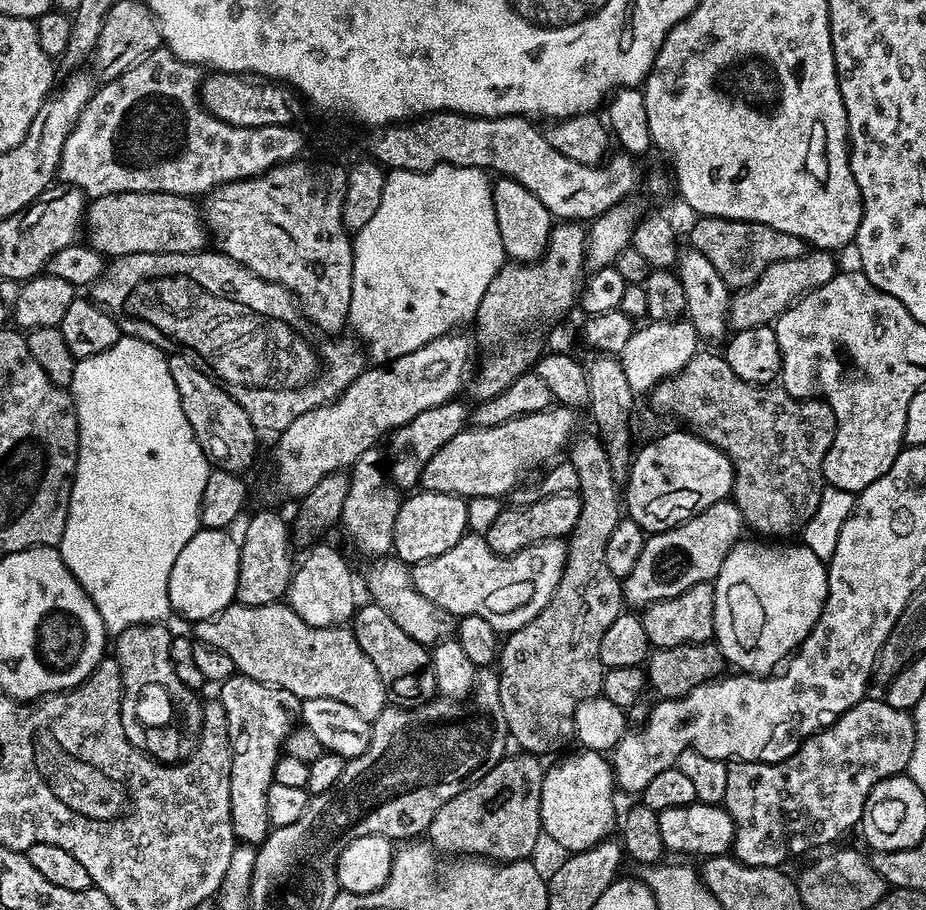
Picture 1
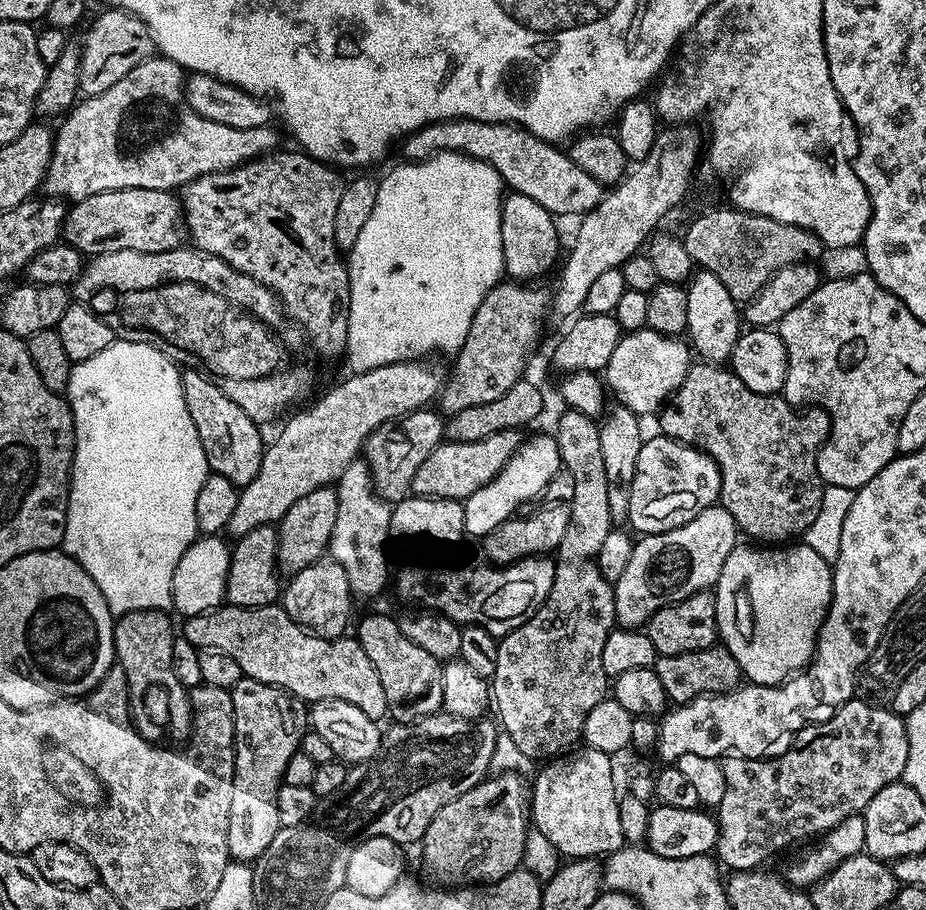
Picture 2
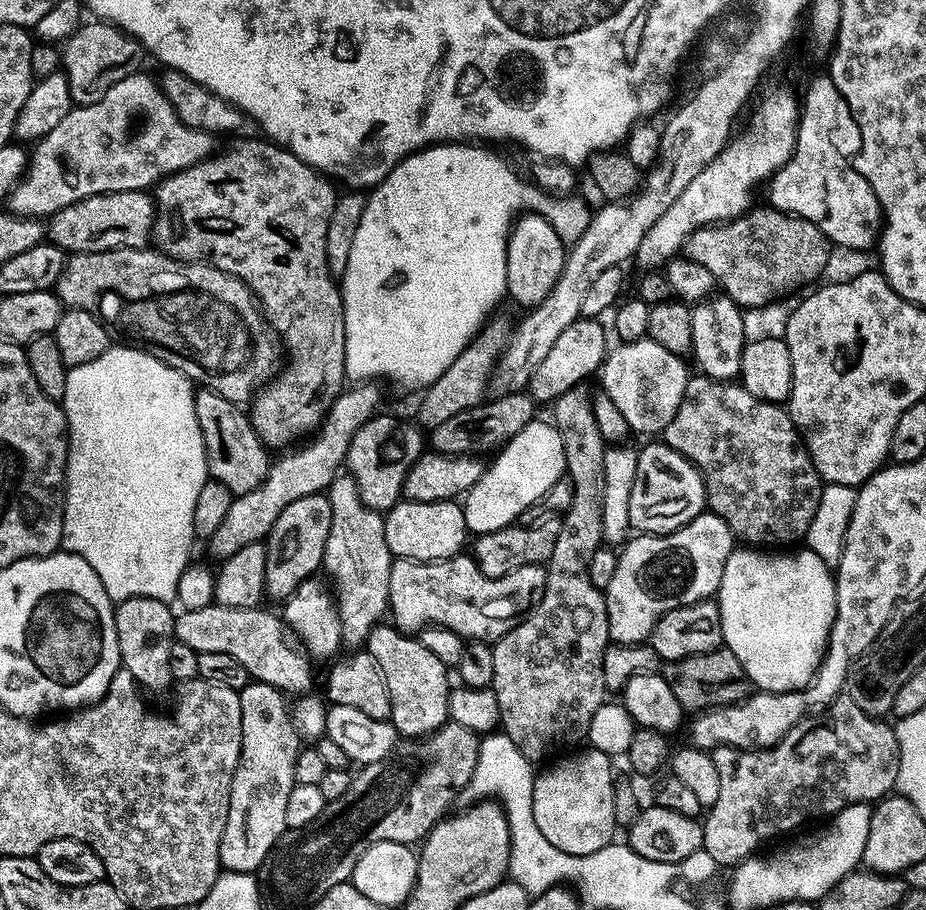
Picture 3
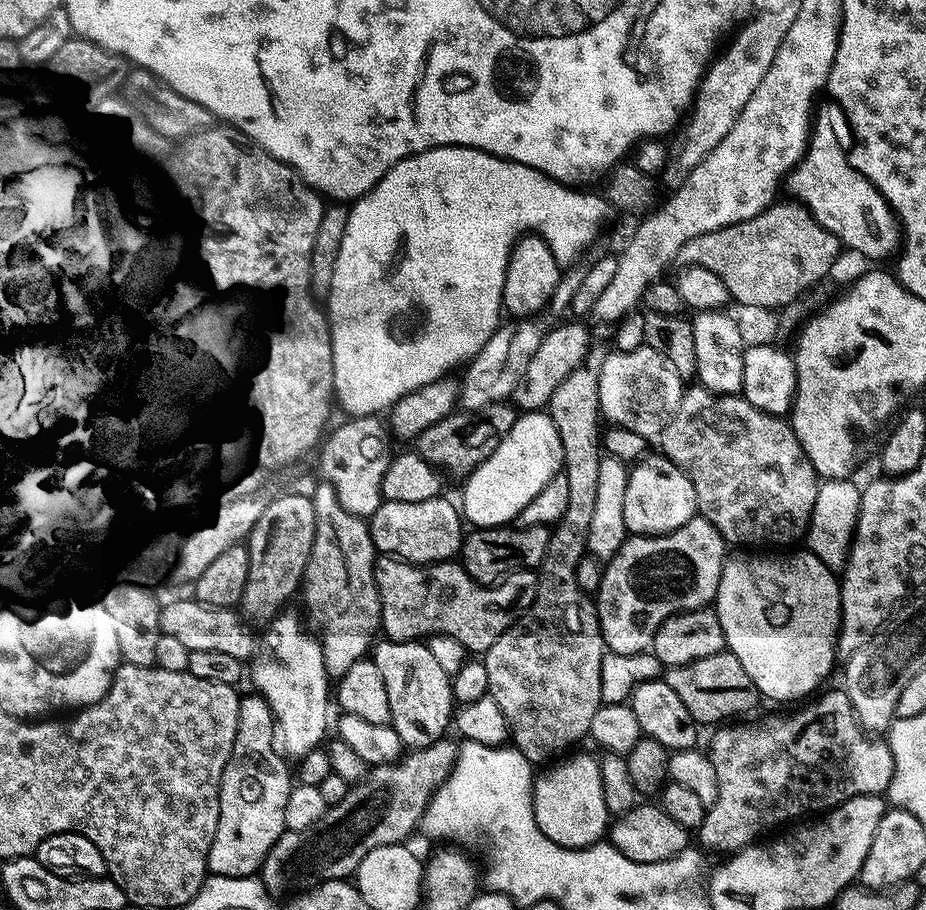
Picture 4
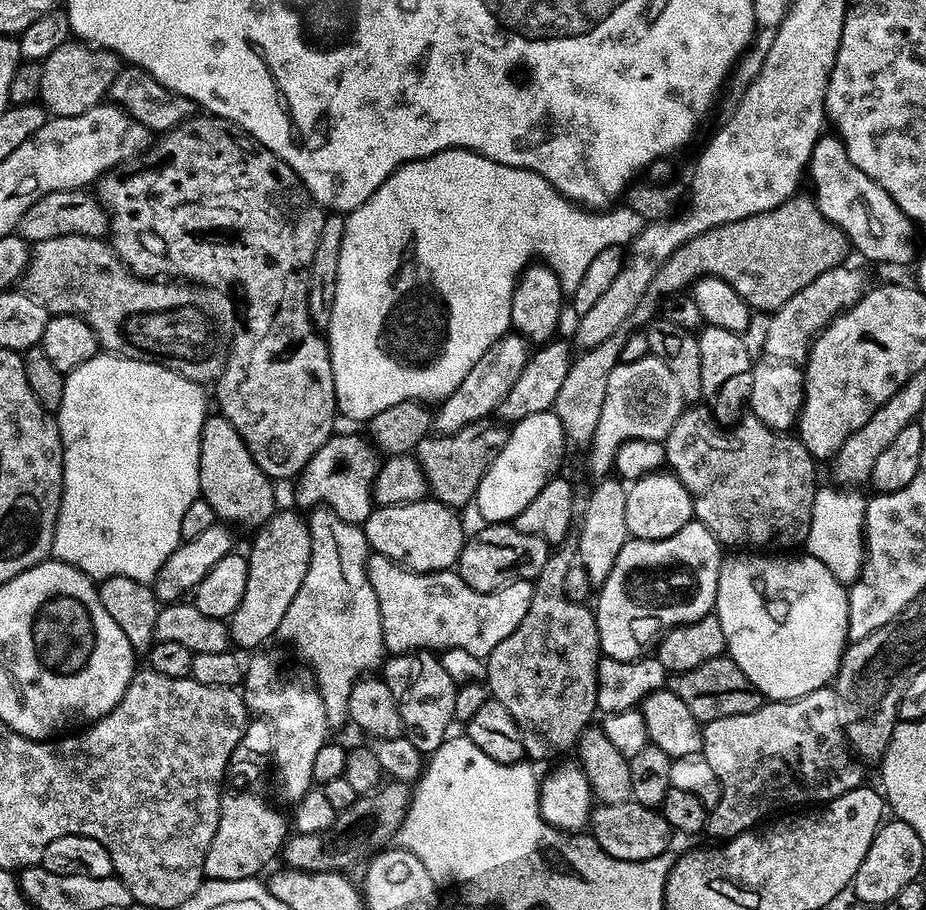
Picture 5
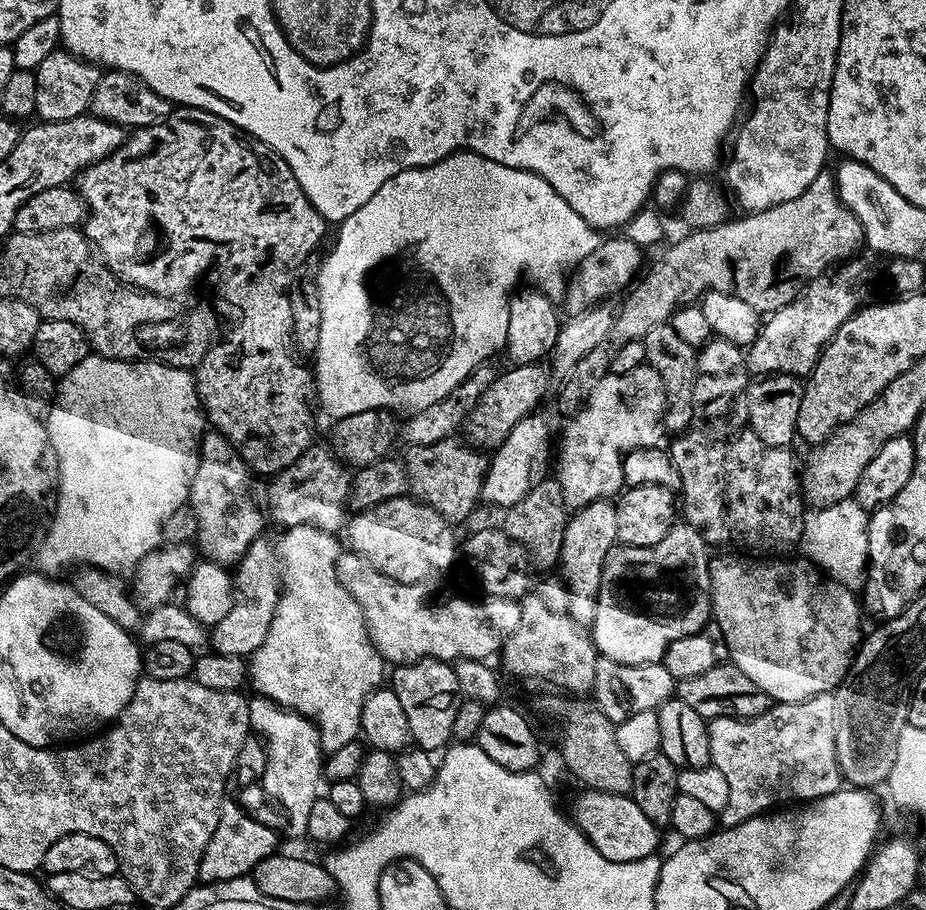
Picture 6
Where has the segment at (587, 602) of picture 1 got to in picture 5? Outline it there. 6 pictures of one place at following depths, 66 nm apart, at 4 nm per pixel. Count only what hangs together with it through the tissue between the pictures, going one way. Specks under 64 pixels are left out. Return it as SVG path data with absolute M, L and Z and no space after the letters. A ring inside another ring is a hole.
M627 327L614 330L614 334L610 334L610 338L605 338L603 342L598 342L598 346L581 351L573 359L570 370L566 370L566 379L558 389L558 398L552 404L551 411L558 416L569 445L587 446L592 443L594 430L598 428L598 418L602 414L602 402L606 402L608 375L616 364L621 363L622 346L629 333ZM560 546L557 547L555 550L549 551L548 557L546 558L546 566L542 566L542 574L538 574L535 578L535 581L532 586L532 597L530 598L530 610L526 610L526 618L522 618L522 622L518 626L518 630L514 630L514 634L510 634L510 638L506 638L503 642L498 642L498 646L494 646L494 650L487 656L486 663L488 665L488 675L486 677L486 687L490 693L491 699L497 700L498 702L502 702L502 706L506 706L506 710L510 710L510 714L514 718L514 722L518 726L518 730L522 734L522 742L524 743L524 751L526 753L527 759L532 762L537 762L536 760L552 760L555 761L557 758L555 756L560 756L563 752L568 752L577 747L578 741L580 739L580 735L584 733L585 728L589 727L593 723L592 715L597 715L598 709L596 707L596 671L598 670L598 662L601 658L601 651L600 651L600 639L598 638L598 626L596 625L596 618L591 607L588 608L584 604L579 604L576 600L571 600L568 597L568 575L572 572L572 564L574 568L574 552L571 547L568 546Z

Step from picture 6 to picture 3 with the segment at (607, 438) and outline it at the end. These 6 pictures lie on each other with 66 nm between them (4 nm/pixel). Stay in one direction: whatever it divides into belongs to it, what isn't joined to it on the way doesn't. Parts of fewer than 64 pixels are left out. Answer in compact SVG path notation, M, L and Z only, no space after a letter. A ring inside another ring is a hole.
M647 338L620 342L604 357L604 363L598 373L598 380L604 383L601 384L602 391L610 396L614 406L618 406L618 411L622 413L622 418L626 418L629 429L633 433L656 432L656 434L660 434L670 422L670 418L674 418L674 414L684 397L690 375L690 369L683 364L684 362L681 357L666 350L666 346L658 346L658 342Z

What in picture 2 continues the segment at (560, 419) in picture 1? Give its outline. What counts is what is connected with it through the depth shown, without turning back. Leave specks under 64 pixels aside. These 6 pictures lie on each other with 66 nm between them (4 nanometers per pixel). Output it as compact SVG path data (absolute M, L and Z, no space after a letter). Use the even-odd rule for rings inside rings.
M507 428L506 430L498 430L498 434L490 434L490 438L482 438L476 442L458 442L457 440L445 439L438 446L434 446L434 450L430 450L429 456L422 461L422 466L418 466L418 471L414 473L411 495L425 496L431 500L465 501L476 490L486 486L506 466L511 456L521 446L522 436L520 435L521 433L517 429Z

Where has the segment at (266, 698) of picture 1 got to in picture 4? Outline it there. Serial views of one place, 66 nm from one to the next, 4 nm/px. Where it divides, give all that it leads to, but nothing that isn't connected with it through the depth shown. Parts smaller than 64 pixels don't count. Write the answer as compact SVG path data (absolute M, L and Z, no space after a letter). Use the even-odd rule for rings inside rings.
M245 695L240 701L240 729L232 751L237 761L244 761L228 765L220 787L218 830L208 855L208 871L214 876L255 877L274 842L286 831L286 802L294 787L294 776L288 773L289 761L272 749L271 732L277 727L277 721L271 706L261 695L251 695Z

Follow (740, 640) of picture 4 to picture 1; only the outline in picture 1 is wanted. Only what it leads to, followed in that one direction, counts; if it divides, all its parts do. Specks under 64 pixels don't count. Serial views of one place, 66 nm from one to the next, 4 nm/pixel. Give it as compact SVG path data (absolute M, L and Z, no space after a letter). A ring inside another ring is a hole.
M744 538L733 546L726 558L726 562L722 562L720 572L716 576L714 581L716 593L714 594L714 624L712 626L712 635L715 644L720 648L721 654L724 655L725 661L731 667L732 664L736 667L733 669L739 670L744 674L768 674L773 670L779 669L787 661L788 657L800 647L801 642L812 633L814 622L818 622L818 618L822 614L822 606L826 602L828 570L825 561L820 560L818 554L814 554L814 550L810 550L802 542L788 544L792 542L765 542L760 538L752 539L756 540L747 540L747 538Z

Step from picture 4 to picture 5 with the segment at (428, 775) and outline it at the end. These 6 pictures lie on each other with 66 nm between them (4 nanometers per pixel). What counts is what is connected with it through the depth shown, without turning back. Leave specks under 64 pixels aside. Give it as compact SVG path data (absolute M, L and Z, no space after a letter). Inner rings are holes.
M384 782L367 794L357 795L354 806L337 812L336 821L325 832L292 834L284 841L282 860L299 872L344 872L360 859L381 851L395 837L408 809L410 788L404 782Z

